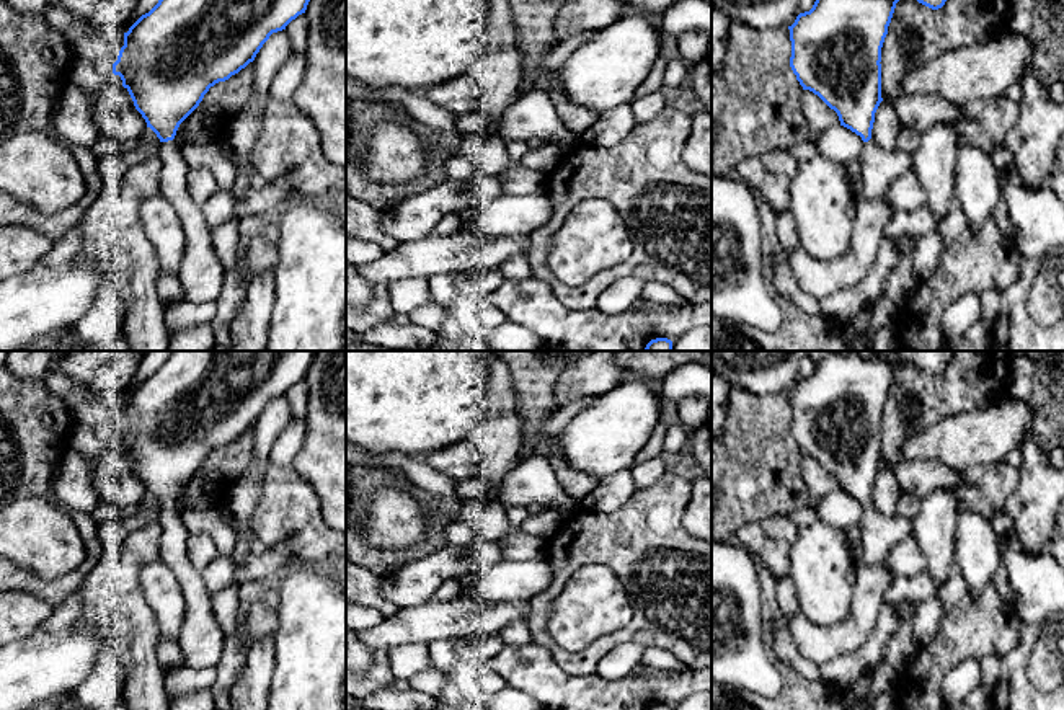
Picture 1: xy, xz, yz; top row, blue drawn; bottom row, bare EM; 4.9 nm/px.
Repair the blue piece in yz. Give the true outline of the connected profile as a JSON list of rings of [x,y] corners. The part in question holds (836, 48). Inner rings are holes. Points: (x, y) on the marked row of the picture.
[[[816,0],[809,11],[800,13],[790,29],[790,67],[803,90],[818,95],[839,116],[840,126],[862,137],[862,186],[858,199],[873,201],[912,170],[907,152],[881,149],[871,139],[875,113],[881,98],[881,47],[899,0]]]

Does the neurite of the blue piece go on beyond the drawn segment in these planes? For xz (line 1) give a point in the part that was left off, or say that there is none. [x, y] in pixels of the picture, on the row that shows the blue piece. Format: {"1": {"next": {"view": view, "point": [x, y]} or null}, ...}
{"1": {"next": null}}

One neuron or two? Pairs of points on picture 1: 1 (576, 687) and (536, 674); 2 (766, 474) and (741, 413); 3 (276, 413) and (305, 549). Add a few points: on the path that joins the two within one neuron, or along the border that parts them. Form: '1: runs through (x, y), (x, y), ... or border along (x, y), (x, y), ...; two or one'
1: runs through (567, 687), (552, 687), (545, 681); one
2: runs through (756, 459), (756, 428); one
3: border along (270, 459), (261, 479), (260, 498); two

